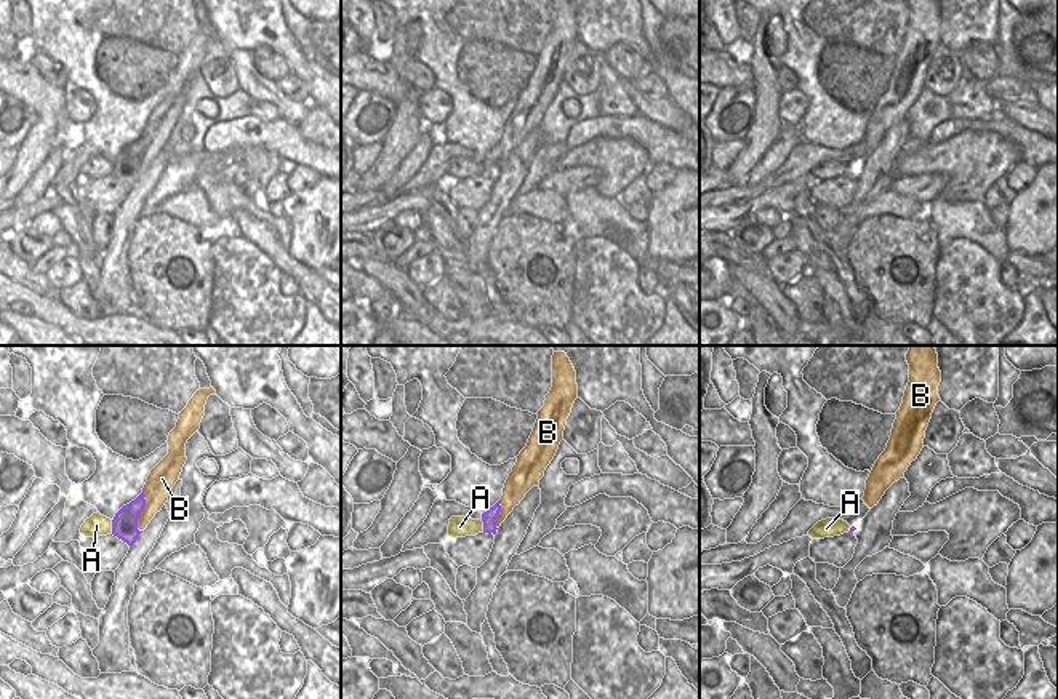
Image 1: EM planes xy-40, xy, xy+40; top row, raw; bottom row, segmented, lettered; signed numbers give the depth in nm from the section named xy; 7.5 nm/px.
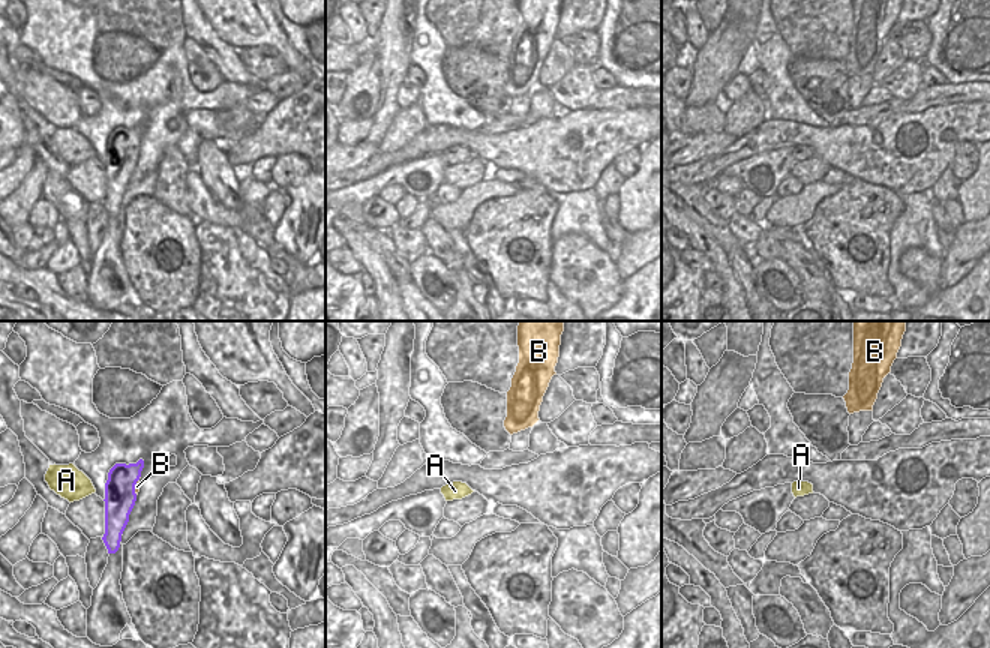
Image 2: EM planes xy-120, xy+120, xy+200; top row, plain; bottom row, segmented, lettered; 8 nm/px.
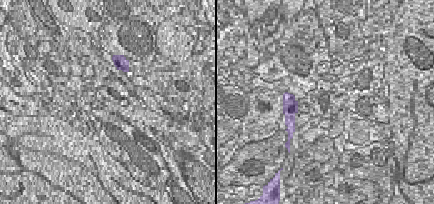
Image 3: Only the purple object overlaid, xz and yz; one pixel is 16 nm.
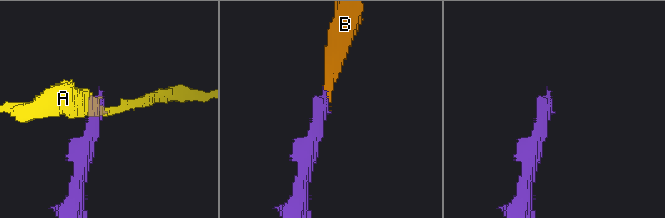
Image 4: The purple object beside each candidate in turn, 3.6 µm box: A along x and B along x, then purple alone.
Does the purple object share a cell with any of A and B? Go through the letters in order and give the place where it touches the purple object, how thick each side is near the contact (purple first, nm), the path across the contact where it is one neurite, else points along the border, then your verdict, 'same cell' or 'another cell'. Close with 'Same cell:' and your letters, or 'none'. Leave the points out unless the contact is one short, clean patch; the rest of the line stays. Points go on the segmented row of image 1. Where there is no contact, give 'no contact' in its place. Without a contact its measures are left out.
A: contact xy-40 (112, 527); calibres 190 and 170 nm; border xy-40 (111, 520), (112, 531); another cell
B: contact xy-40 (143, 509); calibres 190 and 200 nm; way xy-40 (125, 522), (130, 522), (143, 509), (154, 496), (160, 482); same cell
Same cell: B

